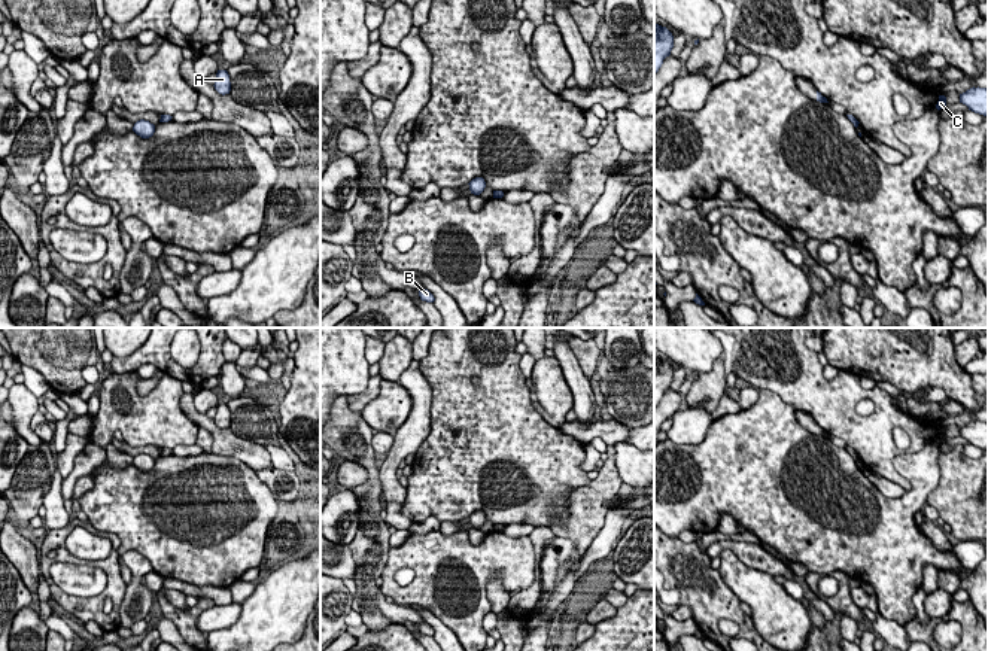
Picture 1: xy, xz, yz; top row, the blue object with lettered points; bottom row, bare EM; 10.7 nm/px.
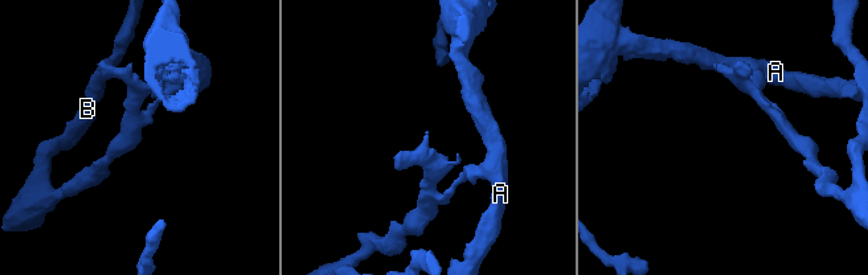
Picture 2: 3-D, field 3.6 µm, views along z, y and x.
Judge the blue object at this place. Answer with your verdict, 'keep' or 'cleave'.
cleave

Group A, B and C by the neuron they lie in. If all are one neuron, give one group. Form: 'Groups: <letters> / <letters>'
Groups: A C / B

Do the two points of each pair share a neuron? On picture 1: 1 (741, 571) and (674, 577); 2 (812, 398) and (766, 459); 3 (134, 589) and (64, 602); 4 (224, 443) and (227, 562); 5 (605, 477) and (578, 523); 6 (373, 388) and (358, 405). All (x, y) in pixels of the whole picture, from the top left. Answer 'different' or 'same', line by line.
1: different
2: different
3: different
4: different
5: same
6: same

